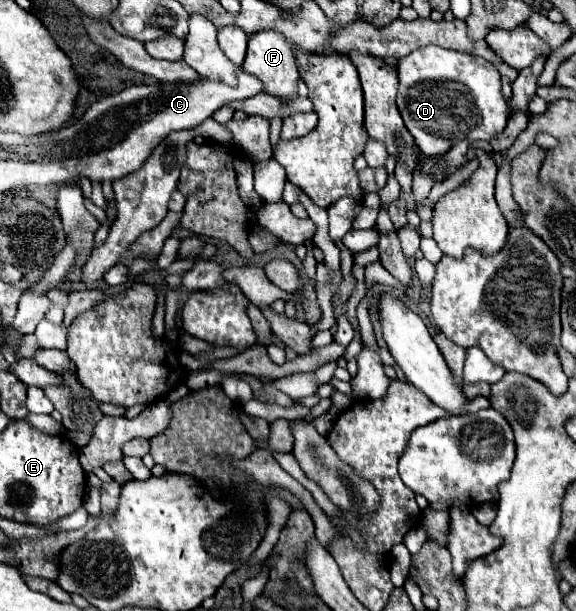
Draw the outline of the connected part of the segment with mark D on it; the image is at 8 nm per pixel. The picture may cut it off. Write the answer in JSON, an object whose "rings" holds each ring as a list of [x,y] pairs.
{"rings":[[[430,44],[400,58],[396,70],[398,70],[398,80],[400,80],[396,104],[408,132],[414,136],[414,142],[422,150],[422,154],[426,156],[442,154],[464,138],[490,140],[494,134],[506,128],[508,106],[504,104],[504,96],[500,92],[500,72],[488,60],[482,60],[480,56],[470,56],[466,52],[448,50],[448,48]]]}

